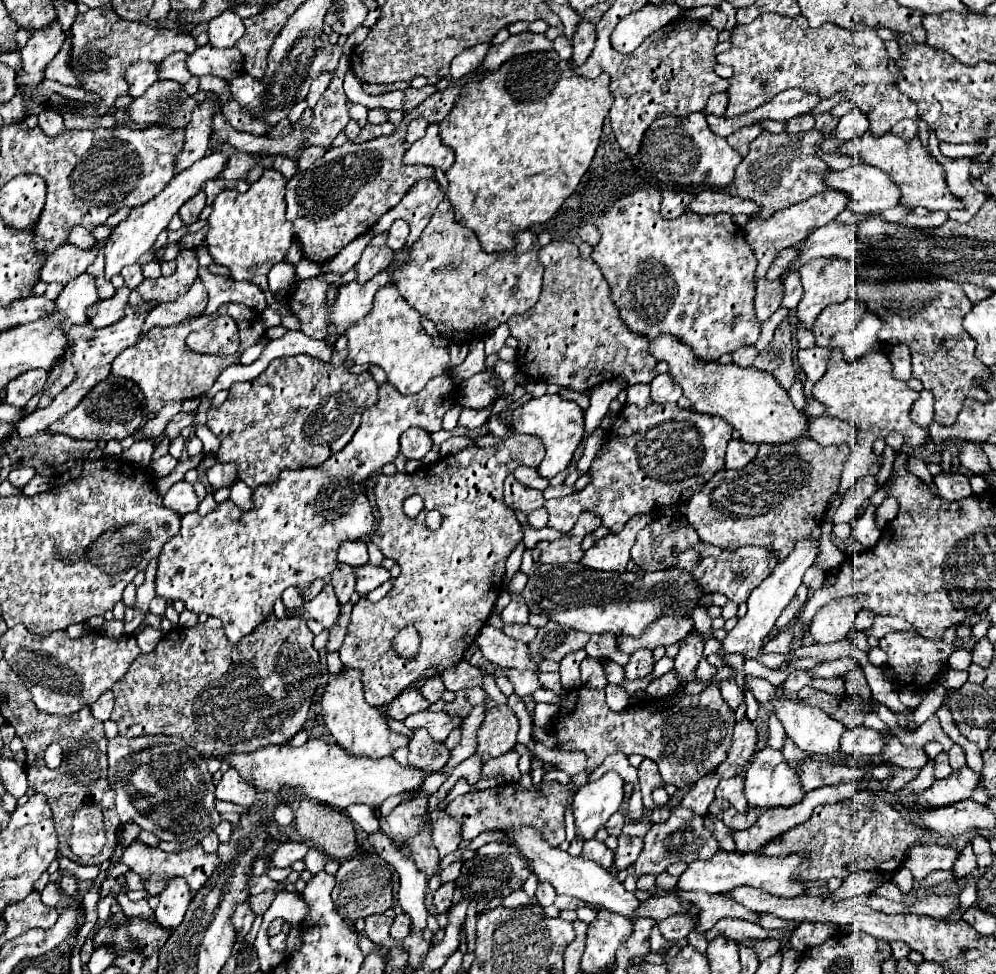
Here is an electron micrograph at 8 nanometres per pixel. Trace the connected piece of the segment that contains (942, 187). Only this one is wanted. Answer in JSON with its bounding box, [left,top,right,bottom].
[841,131,963,211]

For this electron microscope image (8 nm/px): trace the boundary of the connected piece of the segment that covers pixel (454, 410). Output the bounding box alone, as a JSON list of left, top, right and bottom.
[443,403,461,431]

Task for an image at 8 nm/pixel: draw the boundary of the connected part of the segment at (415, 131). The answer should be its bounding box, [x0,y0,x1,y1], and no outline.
[405,117,429,143]

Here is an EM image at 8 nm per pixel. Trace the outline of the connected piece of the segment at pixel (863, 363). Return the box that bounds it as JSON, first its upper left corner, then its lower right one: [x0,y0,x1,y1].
[813,349,927,519]

